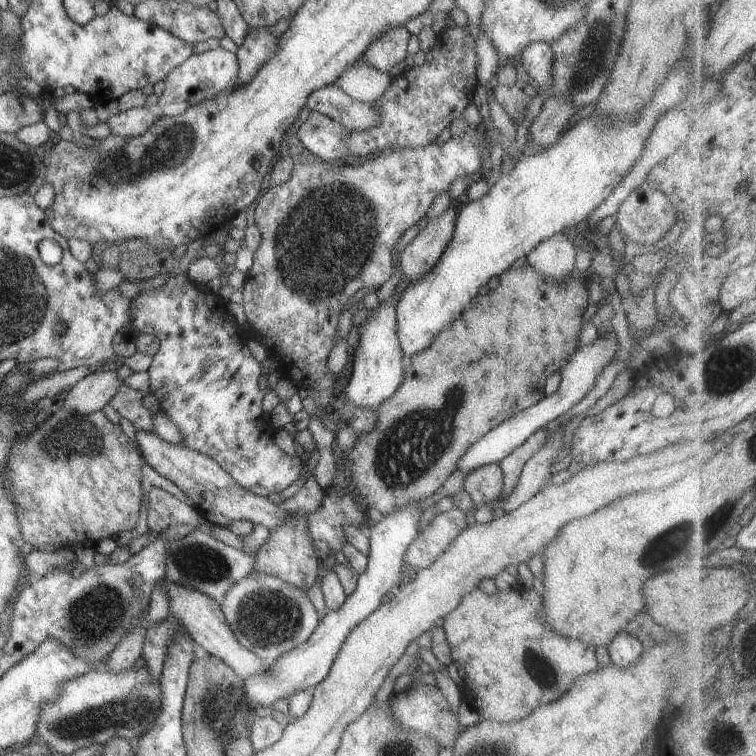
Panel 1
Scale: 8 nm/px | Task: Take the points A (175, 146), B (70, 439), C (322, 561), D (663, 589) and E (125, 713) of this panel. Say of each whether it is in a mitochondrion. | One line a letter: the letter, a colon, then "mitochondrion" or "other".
A: mitochondrion
B: mitochondrion
C: other
D: other
E: mitochondrion

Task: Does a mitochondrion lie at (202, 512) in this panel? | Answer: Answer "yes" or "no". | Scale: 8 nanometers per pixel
no

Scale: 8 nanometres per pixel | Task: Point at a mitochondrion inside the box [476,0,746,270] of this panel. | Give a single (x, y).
(592, 60)

